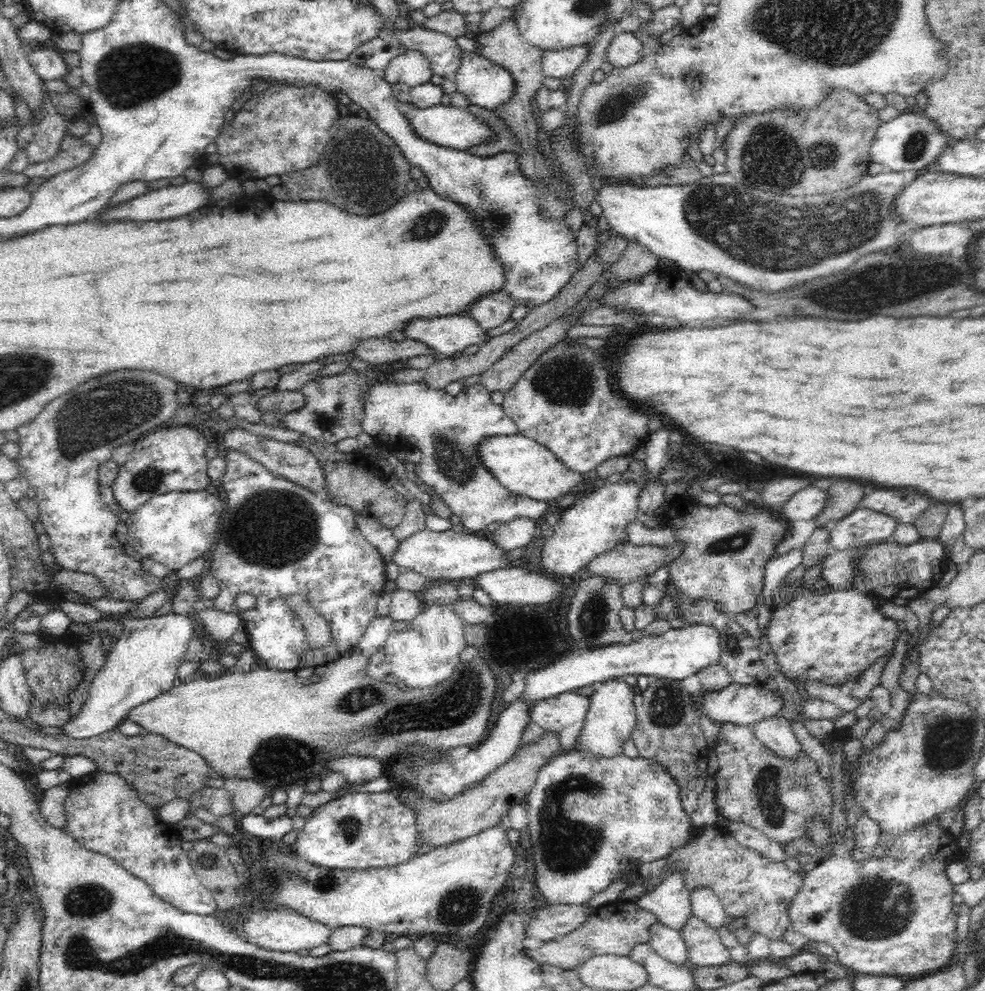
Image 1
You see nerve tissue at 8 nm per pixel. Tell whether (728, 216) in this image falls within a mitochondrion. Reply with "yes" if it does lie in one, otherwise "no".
yes

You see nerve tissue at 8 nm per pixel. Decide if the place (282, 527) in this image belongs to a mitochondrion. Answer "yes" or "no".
yes

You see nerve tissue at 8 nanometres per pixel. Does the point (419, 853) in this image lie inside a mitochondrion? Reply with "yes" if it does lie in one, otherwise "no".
no

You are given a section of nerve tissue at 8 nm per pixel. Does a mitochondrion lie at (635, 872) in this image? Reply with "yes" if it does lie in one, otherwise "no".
no

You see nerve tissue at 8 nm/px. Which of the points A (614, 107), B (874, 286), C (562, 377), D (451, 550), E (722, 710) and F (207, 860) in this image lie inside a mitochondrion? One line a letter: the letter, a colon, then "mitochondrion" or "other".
A: mitochondrion
B: mitochondrion
C: mitochondrion
D: other
E: other
F: mitochondrion

